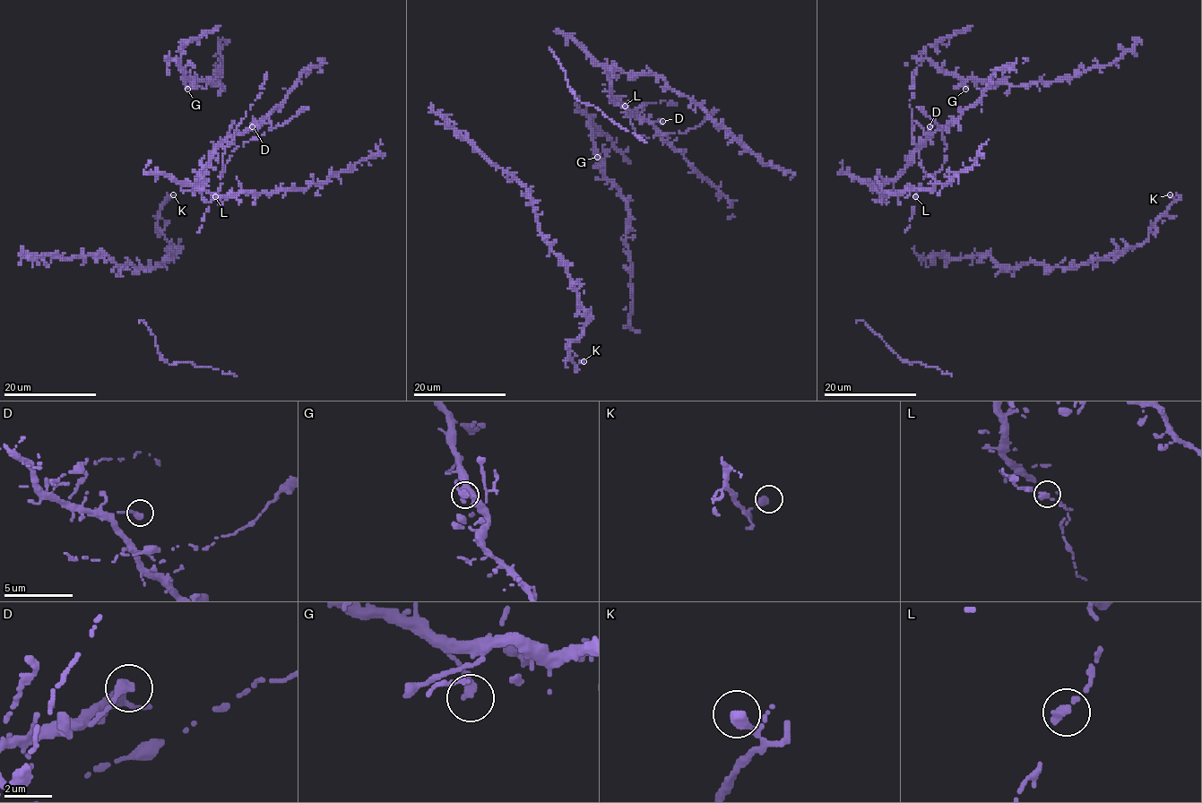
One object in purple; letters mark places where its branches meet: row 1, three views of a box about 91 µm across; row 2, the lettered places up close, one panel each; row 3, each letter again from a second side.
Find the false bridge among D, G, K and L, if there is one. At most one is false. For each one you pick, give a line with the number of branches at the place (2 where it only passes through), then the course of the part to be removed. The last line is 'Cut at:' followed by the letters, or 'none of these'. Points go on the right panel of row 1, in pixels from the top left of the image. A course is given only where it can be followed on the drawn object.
Cut at: none of these

